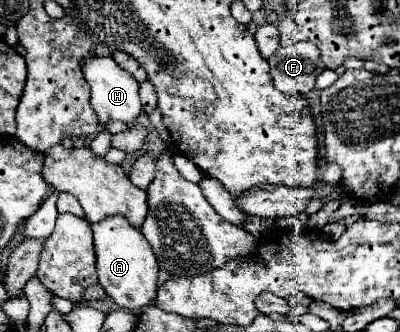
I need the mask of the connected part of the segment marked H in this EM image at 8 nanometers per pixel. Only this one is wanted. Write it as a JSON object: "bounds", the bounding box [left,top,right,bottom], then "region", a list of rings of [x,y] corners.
{"bounds":[83,56,143,126],"region":[[[111,56],[87,58],[87,62],[83,64],[83,72],[85,72],[85,80],[91,86],[91,108],[95,110],[103,126],[113,120],[133,124],[139,118],[139,114],[143,112],[143,104],[139,100],[139,84],[135,82],[135,78],[131,78],[131,74],[121,70]]]}

